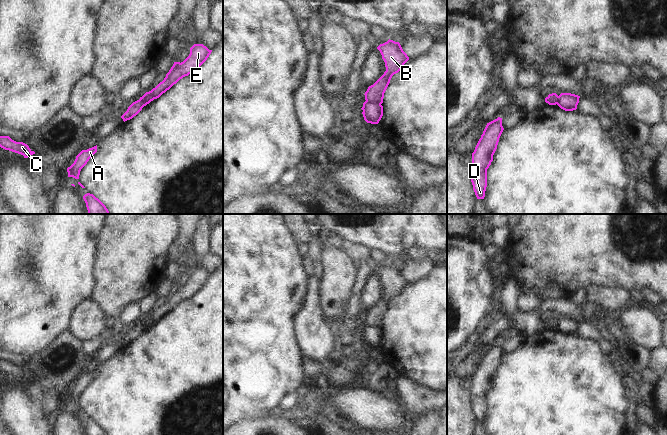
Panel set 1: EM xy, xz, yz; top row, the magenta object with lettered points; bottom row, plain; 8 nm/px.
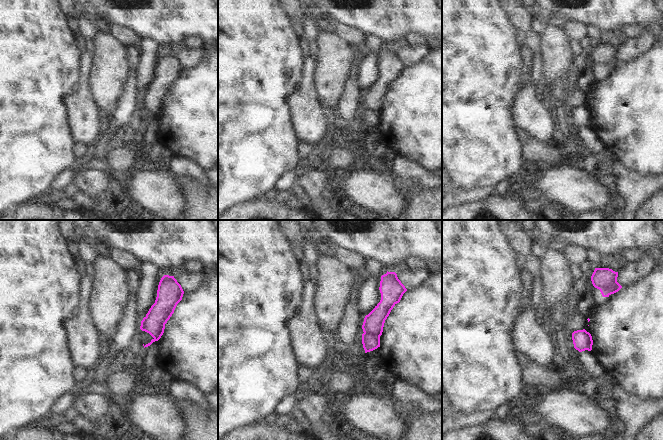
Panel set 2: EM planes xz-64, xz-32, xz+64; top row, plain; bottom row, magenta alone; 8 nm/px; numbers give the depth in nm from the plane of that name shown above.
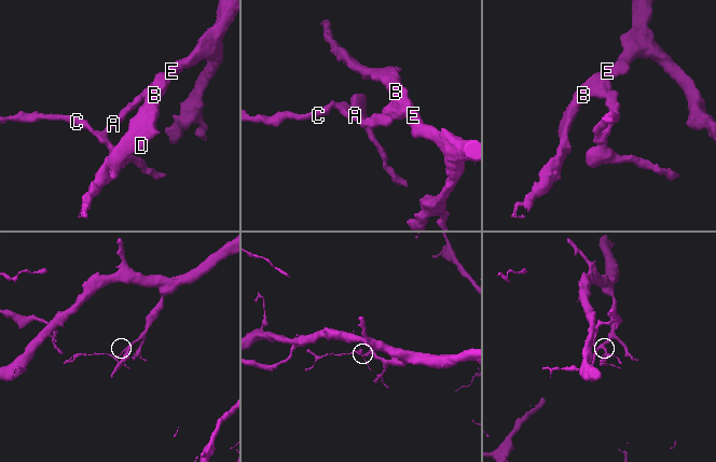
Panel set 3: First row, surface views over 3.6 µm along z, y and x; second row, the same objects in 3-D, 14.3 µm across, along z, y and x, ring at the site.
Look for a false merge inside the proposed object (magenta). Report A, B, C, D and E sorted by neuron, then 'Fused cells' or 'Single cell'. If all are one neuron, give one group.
Groups: A C / B D E. Fused cells.

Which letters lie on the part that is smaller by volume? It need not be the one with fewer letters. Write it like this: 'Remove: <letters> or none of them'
Remove: A, C

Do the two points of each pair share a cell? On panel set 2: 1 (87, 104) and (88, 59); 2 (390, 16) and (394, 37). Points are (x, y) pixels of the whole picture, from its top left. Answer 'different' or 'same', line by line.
1: same
2: same

